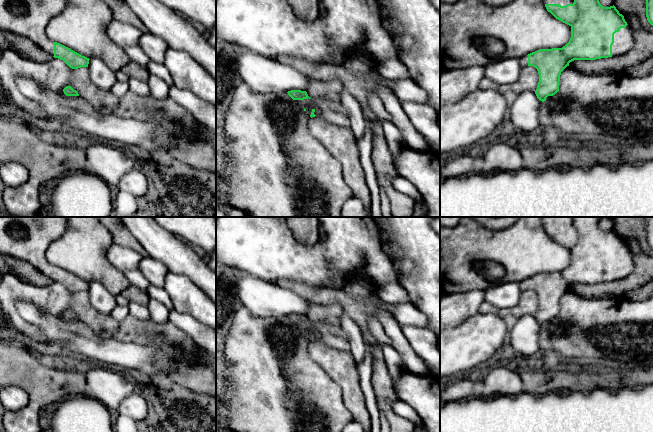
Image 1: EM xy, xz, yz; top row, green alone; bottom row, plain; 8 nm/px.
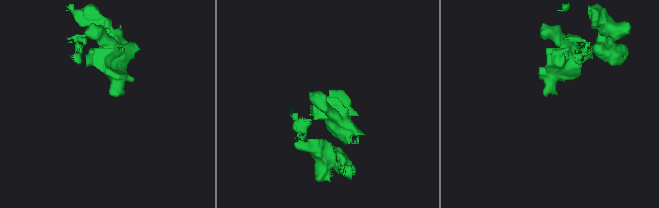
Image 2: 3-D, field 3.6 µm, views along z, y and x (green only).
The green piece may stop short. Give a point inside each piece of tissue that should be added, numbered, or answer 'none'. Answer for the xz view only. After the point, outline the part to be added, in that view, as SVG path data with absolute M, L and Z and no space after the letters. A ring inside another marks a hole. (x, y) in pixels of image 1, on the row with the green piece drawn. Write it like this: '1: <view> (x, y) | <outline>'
none

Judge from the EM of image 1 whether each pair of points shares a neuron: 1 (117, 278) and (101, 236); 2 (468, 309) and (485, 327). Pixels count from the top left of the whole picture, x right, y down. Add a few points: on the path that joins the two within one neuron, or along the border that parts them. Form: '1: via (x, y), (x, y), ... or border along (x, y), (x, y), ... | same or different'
1: via (107, 268), (100, 261), (100, 246) | same
2: border along (478, 311), (453, 327) | different

